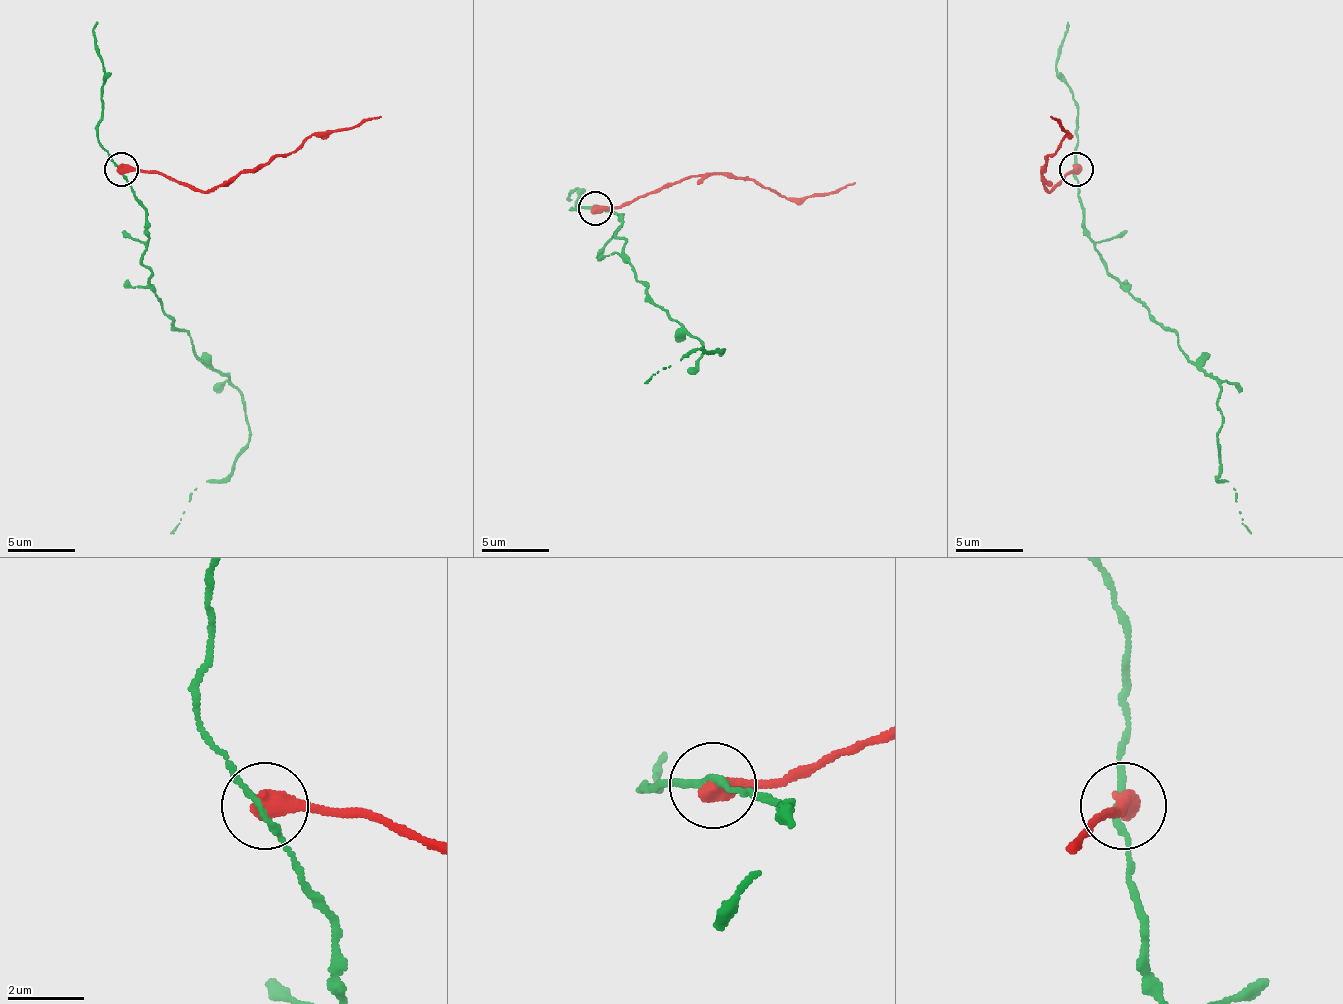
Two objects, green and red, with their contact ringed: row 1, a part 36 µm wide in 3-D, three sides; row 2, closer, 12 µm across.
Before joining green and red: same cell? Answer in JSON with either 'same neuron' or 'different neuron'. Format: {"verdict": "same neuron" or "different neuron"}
{"verdict": "different neuron"}

